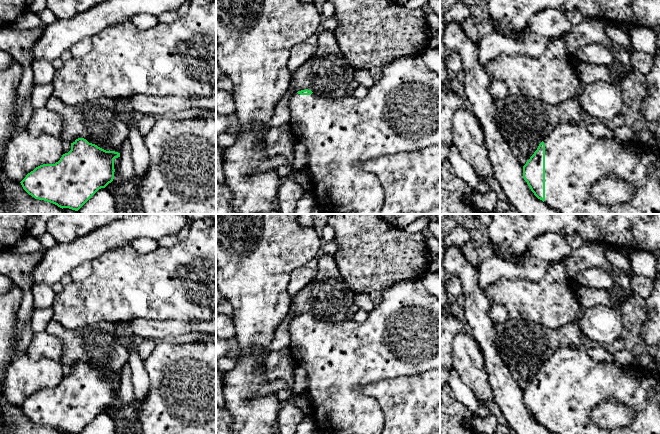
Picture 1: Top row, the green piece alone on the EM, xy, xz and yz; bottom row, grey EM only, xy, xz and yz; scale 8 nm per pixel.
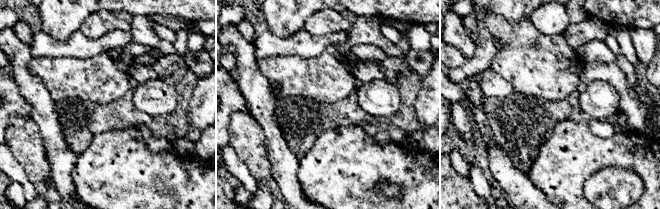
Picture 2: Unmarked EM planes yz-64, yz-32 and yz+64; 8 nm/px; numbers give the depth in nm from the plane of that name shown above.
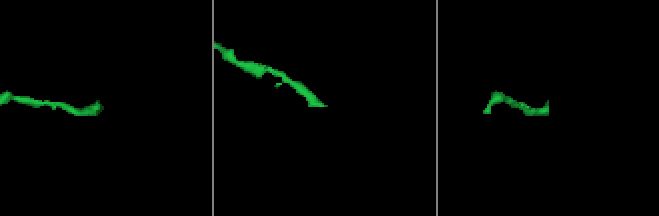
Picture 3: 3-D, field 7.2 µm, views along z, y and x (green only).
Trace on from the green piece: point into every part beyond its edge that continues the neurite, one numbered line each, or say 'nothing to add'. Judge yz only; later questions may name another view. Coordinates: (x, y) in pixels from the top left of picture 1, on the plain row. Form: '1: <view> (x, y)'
1: yz (574, 383)

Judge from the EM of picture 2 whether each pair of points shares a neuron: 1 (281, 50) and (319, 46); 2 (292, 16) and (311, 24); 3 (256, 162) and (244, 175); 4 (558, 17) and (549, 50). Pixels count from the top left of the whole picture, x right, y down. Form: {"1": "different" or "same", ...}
{"1": "same", "2": "different", "3": "different", "4": "different"}

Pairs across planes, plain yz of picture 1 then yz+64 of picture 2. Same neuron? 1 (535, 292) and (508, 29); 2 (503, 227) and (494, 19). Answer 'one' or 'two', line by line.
1: one
2: two

